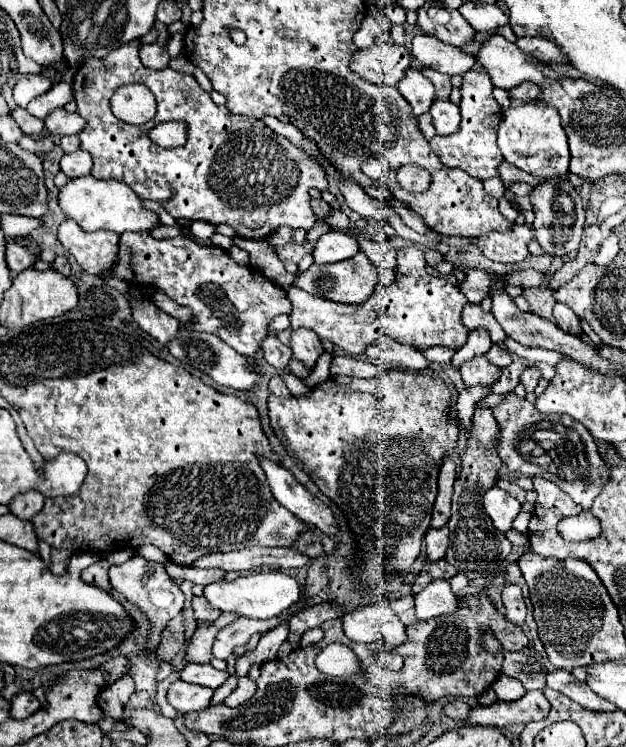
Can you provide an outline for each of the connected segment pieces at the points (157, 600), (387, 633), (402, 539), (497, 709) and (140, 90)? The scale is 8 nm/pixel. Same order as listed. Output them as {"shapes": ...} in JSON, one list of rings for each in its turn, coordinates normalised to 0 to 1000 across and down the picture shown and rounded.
{"shapes":[[[[212,744],[193,756],[177,756],[173,771],[181,790],[196,795],[209,809],[216,809],[241,833],[241,843],[235,851],[235,870],[251,870],[257,862],[257,846],[267,841],[267,833],[280,827],[280,822],[292,814],[292,793],[276,779],[270,768],[254,768],[260,758],[254,752],[232,750],[228,744]]],[[[615,806],[573,811],[548,825],[548,846],[564,859],[612,859],[637,865],[647,859],[647,835]]],[[[628,493],[593,509],[532,503],[484,530],[430,530],[430,560],[439,581],[510,656],[551,685],[577,734],[577,760],[570,768],[580,787],[593,795],[602,787],[615,795],[637,790],[647,766],[653,766],[669,747],[676,718],[688,701],[701,627],[708,613],[730,597],[733,586],[733,570],[720,562],[717,552],[720,522],[704,506],[688,503],[685,498]]],[[[851,924],[819,940],[791,940],[788,945],[759,945],[752,950],[752,964],[746,964],[746,969],[804,975],[813,969],[842,969],[851,964],[867,964],[874,953],[877,953],[877,940],[871,929]]],[[[228,112],[190,116],[176,134],[179,150],[203,166],[232,166],[248,155],[248,129]]]]}

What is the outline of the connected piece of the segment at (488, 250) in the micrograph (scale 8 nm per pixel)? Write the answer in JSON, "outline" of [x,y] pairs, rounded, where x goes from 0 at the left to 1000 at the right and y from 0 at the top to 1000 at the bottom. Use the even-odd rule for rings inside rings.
{"outline":[[[823,300],[816,311],[810,313],[778,311],[772,316],[752,319],[752,324],[781,348],[800,348],[804,353],[823,353],[823,351],[832,351],[845,340],[842,324],[848,321],[848,308],[851,305],[845,300],[835,300],[835,303]]]}

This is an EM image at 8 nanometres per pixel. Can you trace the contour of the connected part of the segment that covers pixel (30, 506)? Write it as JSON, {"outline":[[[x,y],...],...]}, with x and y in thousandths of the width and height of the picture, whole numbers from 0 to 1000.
{"outline":[[[43,656],[30,664],[24,664],[24,669],[18,669],[14,685],[24,688],[27,693],[50,696],[69,680],[69,669],[72,669],[72,664],[62,656]]]}

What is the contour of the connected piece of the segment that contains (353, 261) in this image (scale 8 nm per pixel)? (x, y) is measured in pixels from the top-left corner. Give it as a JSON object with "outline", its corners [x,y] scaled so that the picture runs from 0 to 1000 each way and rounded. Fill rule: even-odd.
{"outline":[[[570,337],[564,345],[545,348],[535,353],[503,353],[500,351],[494,361],[478,364],[471,369],[474,386],[497,391],[500,396],[516,396],[522,402],[548,404],[548,407],[577,407],[599,388],[599,380],[602,380],[602,359],[580,337]]]}

